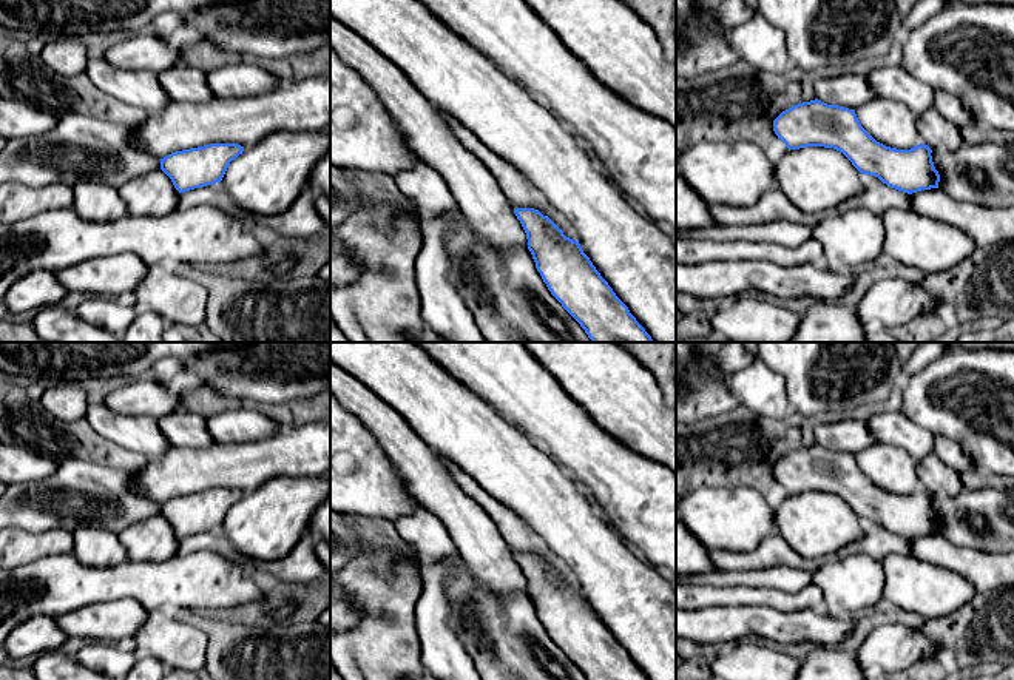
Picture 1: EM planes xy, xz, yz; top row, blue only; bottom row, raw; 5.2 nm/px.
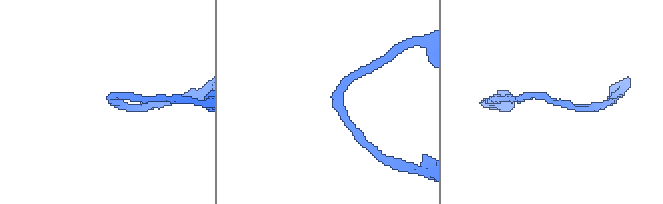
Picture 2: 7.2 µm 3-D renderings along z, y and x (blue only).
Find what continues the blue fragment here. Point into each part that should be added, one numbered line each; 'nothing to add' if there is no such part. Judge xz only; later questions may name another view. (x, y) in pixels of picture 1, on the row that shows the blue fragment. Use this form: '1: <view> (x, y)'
nothing to add

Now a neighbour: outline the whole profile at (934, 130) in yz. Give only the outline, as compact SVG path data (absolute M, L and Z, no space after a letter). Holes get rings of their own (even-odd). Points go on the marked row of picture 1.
M934 106L917 116L917 133L931 150L955 151L963 145L960 128L946 120Z

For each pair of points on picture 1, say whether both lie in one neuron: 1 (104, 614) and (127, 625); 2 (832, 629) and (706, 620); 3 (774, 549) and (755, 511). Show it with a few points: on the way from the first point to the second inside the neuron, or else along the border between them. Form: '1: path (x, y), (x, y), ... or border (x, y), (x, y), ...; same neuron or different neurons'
1: path (110, 620), (121, 622); same neuron
2: path (801, 625), (736, 623); same neuron
3: border (774, 531), (753, 549), (735, 552); different neurons

